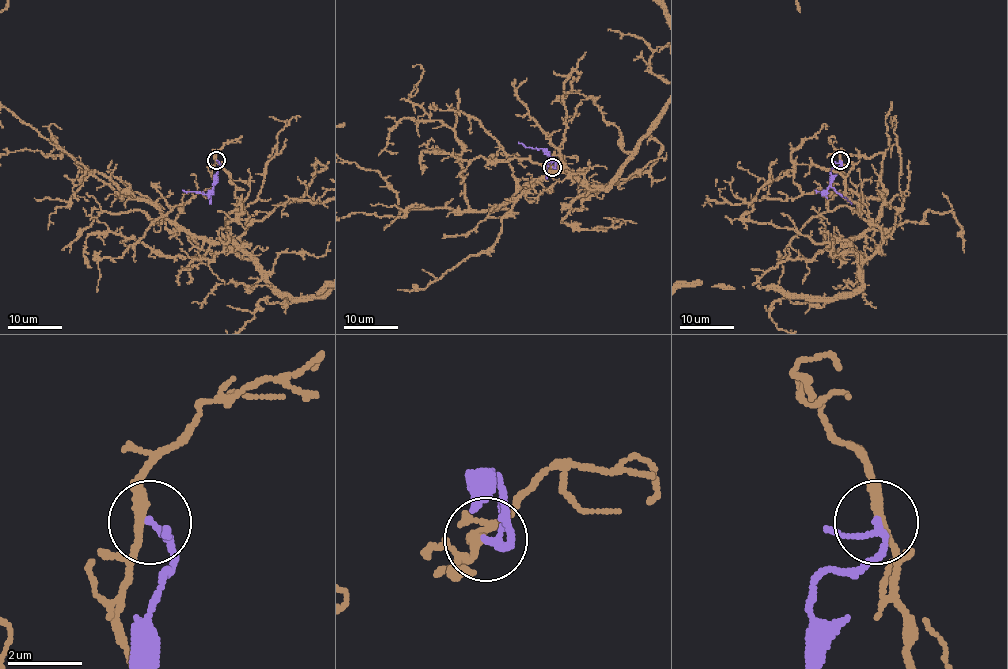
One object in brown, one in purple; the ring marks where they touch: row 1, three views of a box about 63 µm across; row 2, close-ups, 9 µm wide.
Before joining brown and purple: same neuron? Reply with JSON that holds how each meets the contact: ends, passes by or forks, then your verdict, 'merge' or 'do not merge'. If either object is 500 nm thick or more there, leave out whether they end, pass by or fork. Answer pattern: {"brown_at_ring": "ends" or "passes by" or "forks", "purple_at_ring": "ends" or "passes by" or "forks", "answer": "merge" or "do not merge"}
{"brown_at_ring": "passes by", "purple_at_ring": "passes by", "answer": "do not merge"}

